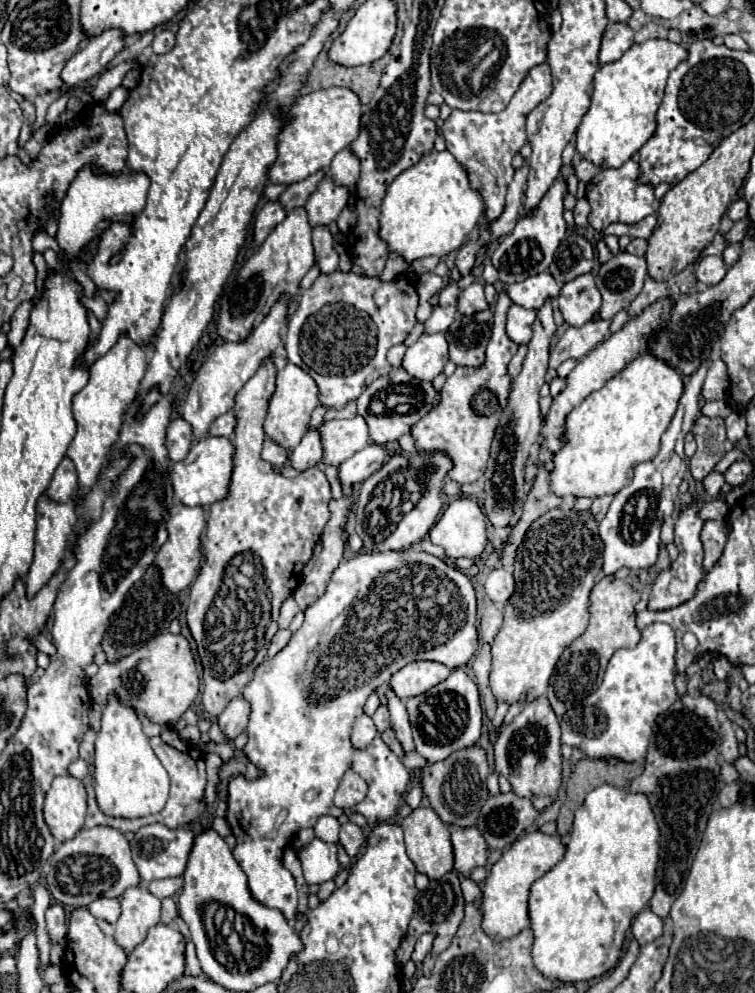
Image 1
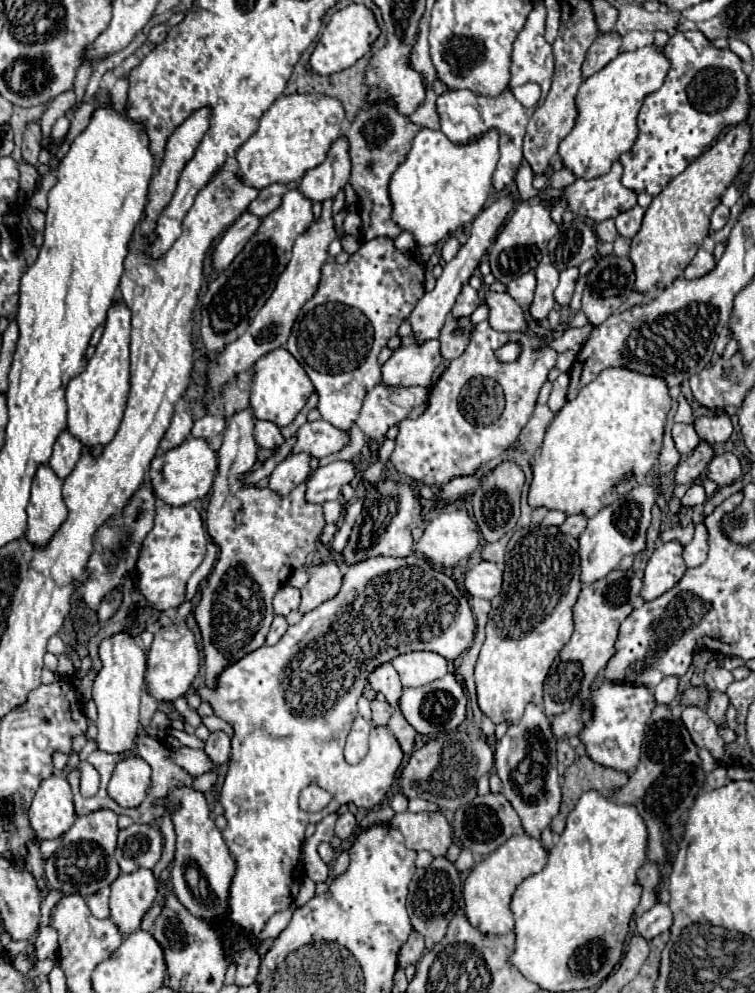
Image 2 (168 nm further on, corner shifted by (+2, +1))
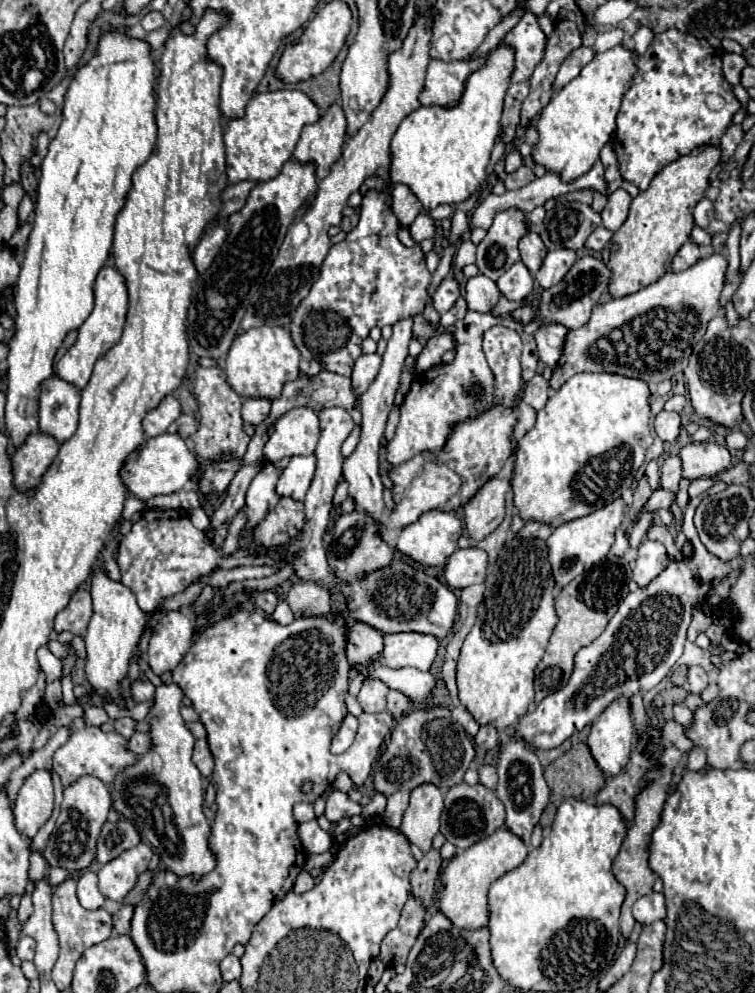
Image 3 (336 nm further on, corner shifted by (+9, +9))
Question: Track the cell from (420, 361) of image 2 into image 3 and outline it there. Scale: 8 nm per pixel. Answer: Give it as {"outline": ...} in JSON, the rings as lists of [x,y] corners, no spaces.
{"outline":[[[377,353],[361,355],[355,361],[351,371],[351,389],[357,397],[363,395],[363,391],[367,391],[367,387],[375,381],[375,371],[379,371],[379,363],[381,363],[381,357]]]}

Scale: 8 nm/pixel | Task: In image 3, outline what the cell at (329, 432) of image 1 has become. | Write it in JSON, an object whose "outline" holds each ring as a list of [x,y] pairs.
{"outline":[[[297,407],[285,413],[277,423],[275,431],[263,447],[263,455],[269,461],[279,461],[293,455],[313,455],[319,439],[317,413],[309,407]]]}

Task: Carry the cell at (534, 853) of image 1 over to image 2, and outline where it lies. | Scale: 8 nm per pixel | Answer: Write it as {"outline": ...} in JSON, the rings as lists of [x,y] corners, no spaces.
{"outline":[[[514,835],[510,837],[502,847],[498,847],[490,857],[486,857],[482,863],[478,863],[466,883],[464,883],[464,901],[466,901],[466,915],[482,933],[502,935],[508,931],[514,931],[514,917],[510,911],[510,901],[516,891],[516,887],[530,875],[544,869],[548,863],[548,851],[544,849],[540,839],[534,839],[530,835]]]}

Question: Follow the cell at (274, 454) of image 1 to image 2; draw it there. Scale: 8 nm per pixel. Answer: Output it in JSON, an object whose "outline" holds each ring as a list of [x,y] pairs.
{"outline":[[[256,421],[254,437],[256,437],[258,447],[268,449],[268,451],[276,451],[284,443],[280,429],[274,427],[274,423],[266,423],[266,421]]]}

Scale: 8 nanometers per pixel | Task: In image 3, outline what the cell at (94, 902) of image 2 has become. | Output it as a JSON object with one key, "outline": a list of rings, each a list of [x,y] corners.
{"outline":[[[85,871],[77,881],[77,897],[85,909],[99,909],[105,903],[103,893],[97,889],[97,875],[93,871]]]}

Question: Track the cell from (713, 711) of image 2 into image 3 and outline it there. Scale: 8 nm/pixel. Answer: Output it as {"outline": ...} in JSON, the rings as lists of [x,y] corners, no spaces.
{"outline":[[[693,665],[687,671],[687,683],[689,683],[689,691],[695,693],[695,695],[699,695],[707,687],[709,677],[707,677],[707,673],[699,665]]]}

